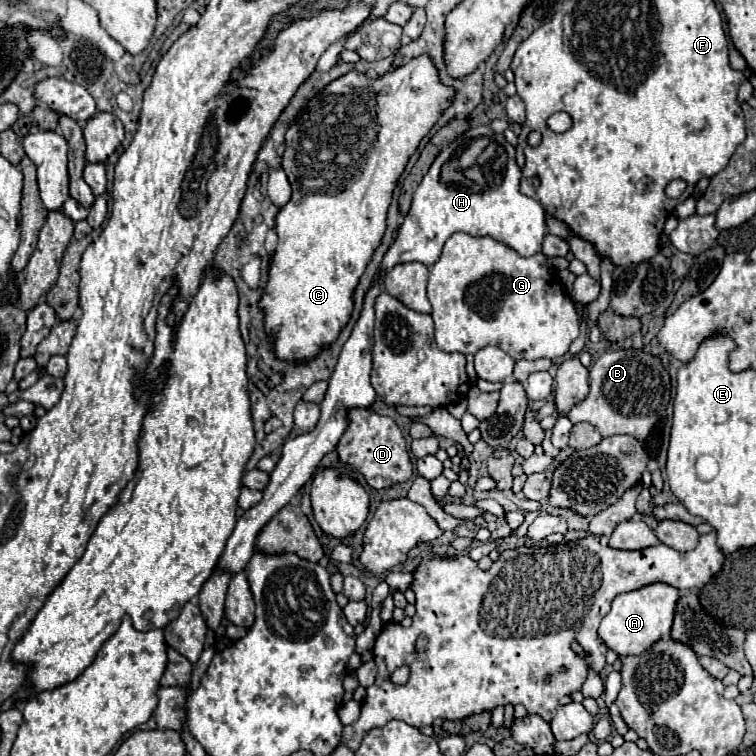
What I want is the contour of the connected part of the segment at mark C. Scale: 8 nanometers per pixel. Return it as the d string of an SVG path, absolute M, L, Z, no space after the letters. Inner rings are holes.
M424 53L376 79L360 71L348 71L316 93L290 123L282 169L292 185L292 199L276 217L278 247L270 259L268 281L258 303L264 311L264 329L272 341L274 357L280 361L310 361L350 321L350 313L354 311L354 285L358 285L386 231L386 211L398 177L420 141L454 103L454 95L454 87L440 81L438 67Z

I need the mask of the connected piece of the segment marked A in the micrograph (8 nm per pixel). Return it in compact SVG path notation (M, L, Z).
M650 583L640 589L620 593L618 597L614 597L610 613L600 623L600 629L598 629L600 639L610 649L614 649L620 657L644 653L652 643L670 635L678 597L680 597L680 591L666 583Z

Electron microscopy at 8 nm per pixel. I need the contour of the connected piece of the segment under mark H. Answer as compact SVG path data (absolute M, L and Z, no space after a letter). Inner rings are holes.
M478 125L474 129L480 129L480 137L458 137L434 159L430 171L414 191L412 207L398 229L398 239L382 261L380 275L398 263L436 263L444 241L458 231L472 237L494 237L494 241L510 245L520 257L532 257L542 249L542 239L546 235L544 209L538 201L520 193L522 173L514 159L514 147L488 125ZM486 165L490 165L490 179L484 173Z

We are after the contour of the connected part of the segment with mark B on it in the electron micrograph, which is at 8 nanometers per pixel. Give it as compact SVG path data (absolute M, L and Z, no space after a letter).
M640 349L606 351L590 367L590 393L570 409L570 421L592 423L602 437L632 435L644 441L670 403L670 375L662 361Z

